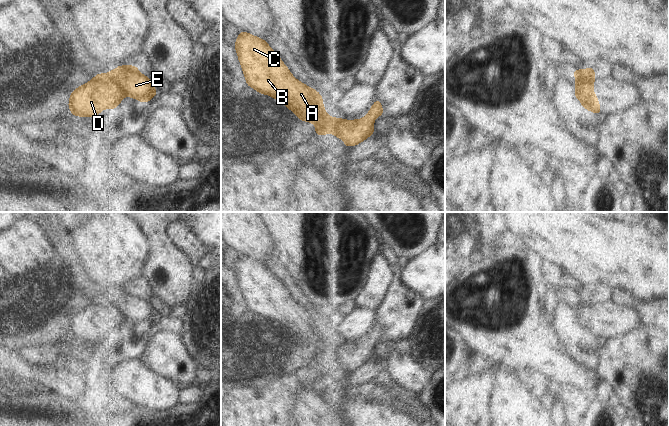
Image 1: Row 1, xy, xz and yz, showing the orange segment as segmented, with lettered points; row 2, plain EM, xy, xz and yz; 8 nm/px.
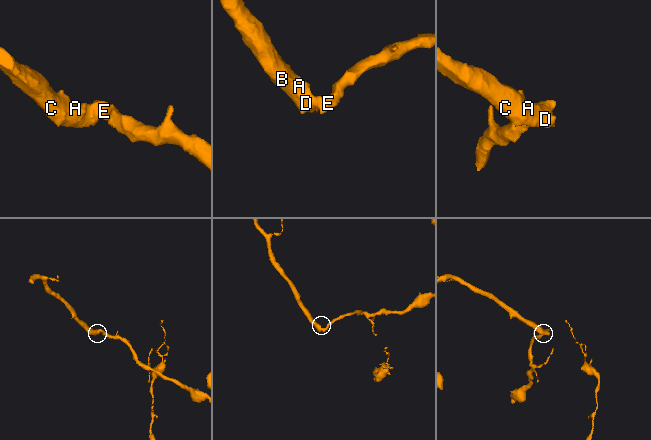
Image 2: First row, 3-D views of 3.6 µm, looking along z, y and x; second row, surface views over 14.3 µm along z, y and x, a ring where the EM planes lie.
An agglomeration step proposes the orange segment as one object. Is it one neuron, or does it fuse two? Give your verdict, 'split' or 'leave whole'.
split

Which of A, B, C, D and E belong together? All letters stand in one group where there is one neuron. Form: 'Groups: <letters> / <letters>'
Groups: A B C D / E

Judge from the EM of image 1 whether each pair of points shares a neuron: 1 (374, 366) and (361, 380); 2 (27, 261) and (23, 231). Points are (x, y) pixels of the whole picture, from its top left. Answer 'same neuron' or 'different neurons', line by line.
1: same neuron
2: same neuron

